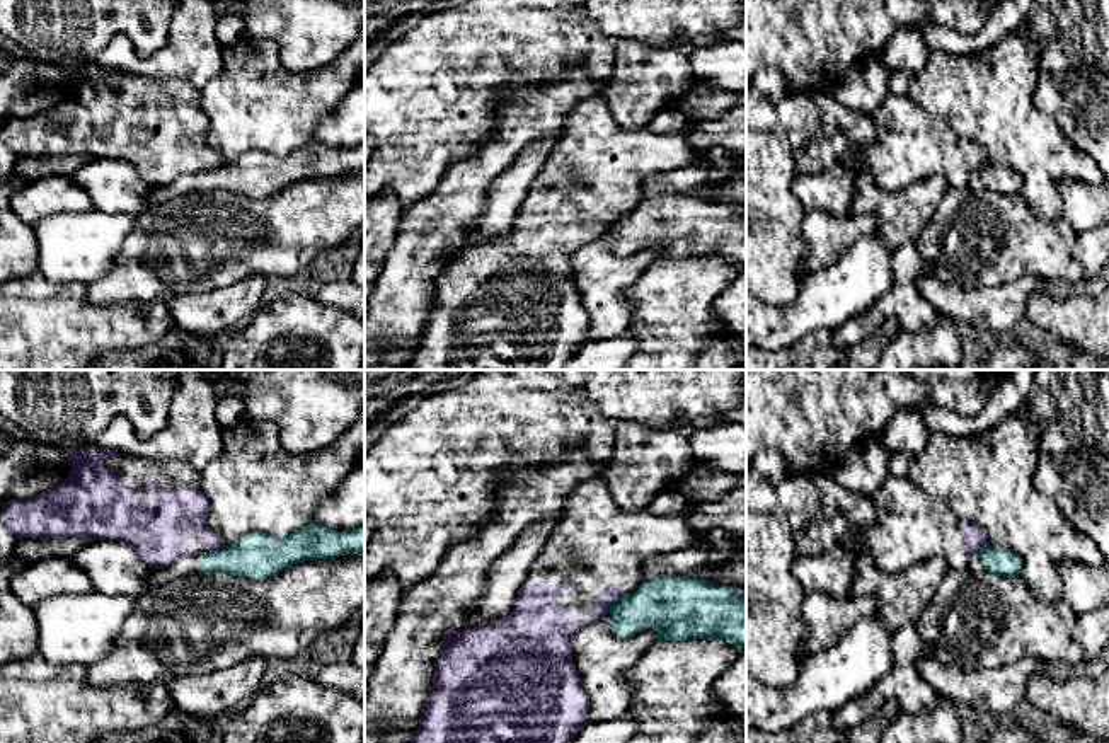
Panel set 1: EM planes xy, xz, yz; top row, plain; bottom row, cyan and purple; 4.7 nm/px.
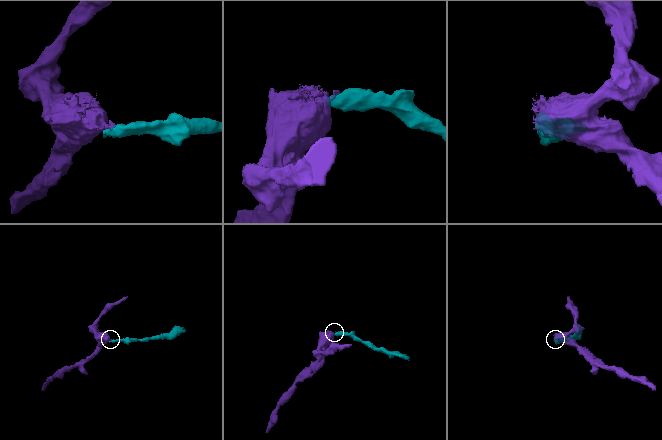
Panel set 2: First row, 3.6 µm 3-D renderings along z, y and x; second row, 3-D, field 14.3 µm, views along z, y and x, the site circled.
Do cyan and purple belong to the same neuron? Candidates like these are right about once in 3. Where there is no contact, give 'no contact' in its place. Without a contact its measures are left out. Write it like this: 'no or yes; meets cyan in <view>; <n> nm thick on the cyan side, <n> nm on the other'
no; meets cyan in xz; 260 nm thick on the cyan side, 120 nm on the other

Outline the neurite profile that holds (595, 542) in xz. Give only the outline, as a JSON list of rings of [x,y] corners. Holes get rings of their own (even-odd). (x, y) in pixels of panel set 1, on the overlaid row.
[[[601,477],[577,484],[560,508],[560,520],[520,590],[506,619],[474,629],[450,629],[434,658],[433,687],[411,743],[571,743],[588,723],[589,695],[572,661],[572,637],[610,605],[644,581],[642,566],[658,556],[681,550],[697,540],[688,523],[692,506],[654,515],[620,508]]]

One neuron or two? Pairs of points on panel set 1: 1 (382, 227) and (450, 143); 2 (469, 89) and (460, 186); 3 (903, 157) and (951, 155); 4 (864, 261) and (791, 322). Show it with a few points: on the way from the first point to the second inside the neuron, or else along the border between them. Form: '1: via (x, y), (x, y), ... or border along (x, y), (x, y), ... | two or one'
1: border along (382, 193), (390, 191), (404, 207) | two
2: border along (499, 96), (493, 106), (496, 126), (484, 135) | two
3: via (915, 155), (939, 155) | one
4: via (845, 280), (810, 312) | one

